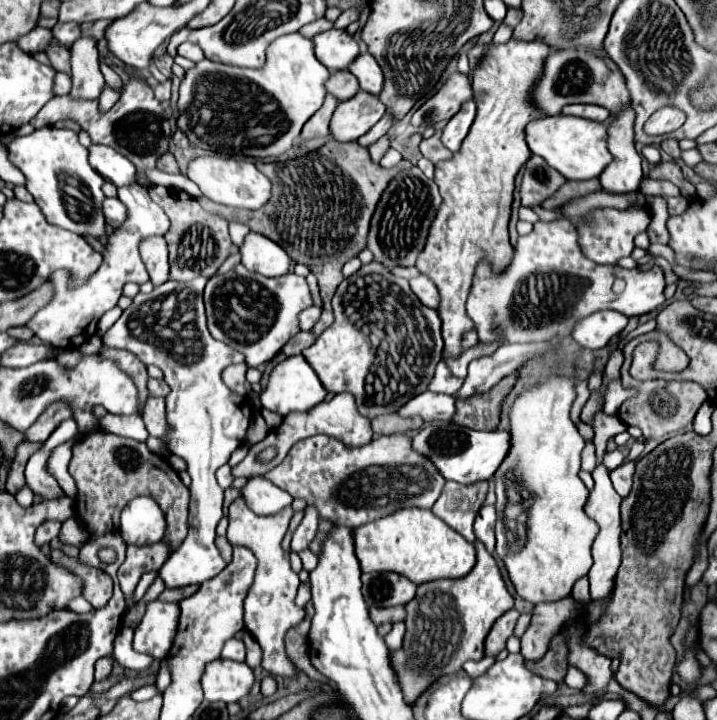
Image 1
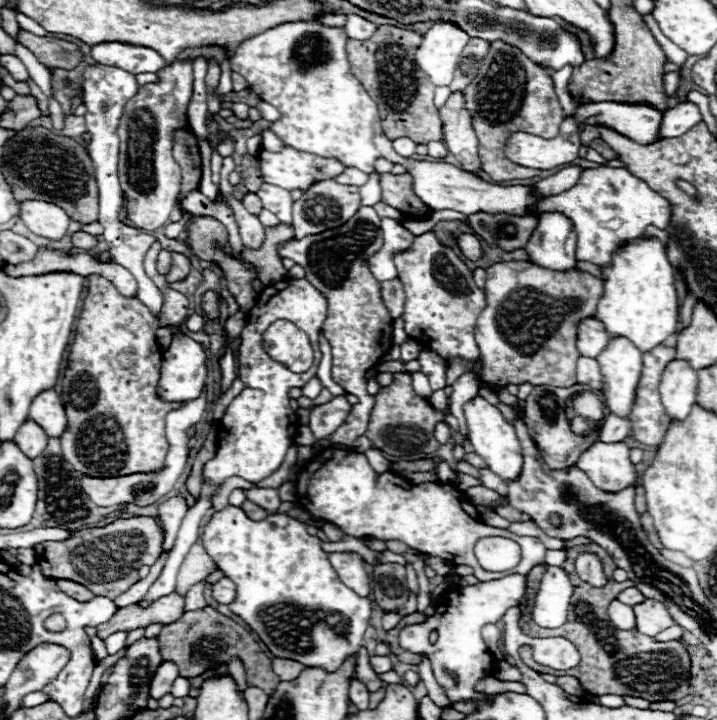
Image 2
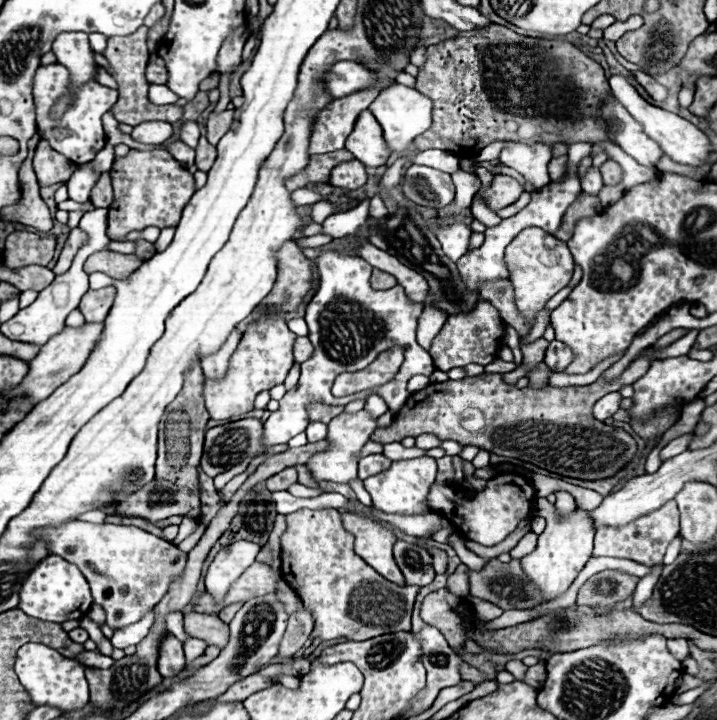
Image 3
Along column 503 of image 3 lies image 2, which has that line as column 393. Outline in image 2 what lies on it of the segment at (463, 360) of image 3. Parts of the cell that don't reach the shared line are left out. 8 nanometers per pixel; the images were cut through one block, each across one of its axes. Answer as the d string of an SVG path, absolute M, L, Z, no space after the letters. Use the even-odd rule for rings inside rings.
M362 206L356 212L356 216L350 218L350 222L346 222L346 226L340 226L338 230L326 230L326 234L312 234L310 238L302 238L302 242L286 240L284 244L276 246L276 250L278 250L278 254L282 258L290 258L298 266L302 266L308 272L308 280L312 282L312 286L316 286L320 292L324 292L324 296L328 300L328 316L324 320L322 332L324 332L328 344L332 346L332 378L348 394L354 394L358 398L358 404L352 406L350 416L346 418L346 422L332 434L332 444L334 446L350 448L356 438L366 434L366 428L368 428L368 422L370 422L370 410L374 406L374 398L368 396L368 392L366 392L364 374L374 364L378 364L384 358L384 354L388 354L388 350L392 348L392 332L394 332L392 324L394 324L394 320L390 318L390 312L382 302L380 282L368 272L368 258L380 246L382 246L380 218L378 218L378 214L376 214L376 210L372 206Z

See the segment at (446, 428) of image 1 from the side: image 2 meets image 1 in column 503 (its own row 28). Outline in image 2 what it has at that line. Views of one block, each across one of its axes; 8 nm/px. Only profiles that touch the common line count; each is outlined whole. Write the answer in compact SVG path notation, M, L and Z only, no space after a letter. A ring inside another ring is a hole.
M442 20L424 34L422 46L416 52L416 62L434 86L448 86L452 82L468 40L470 36L462 28Z

